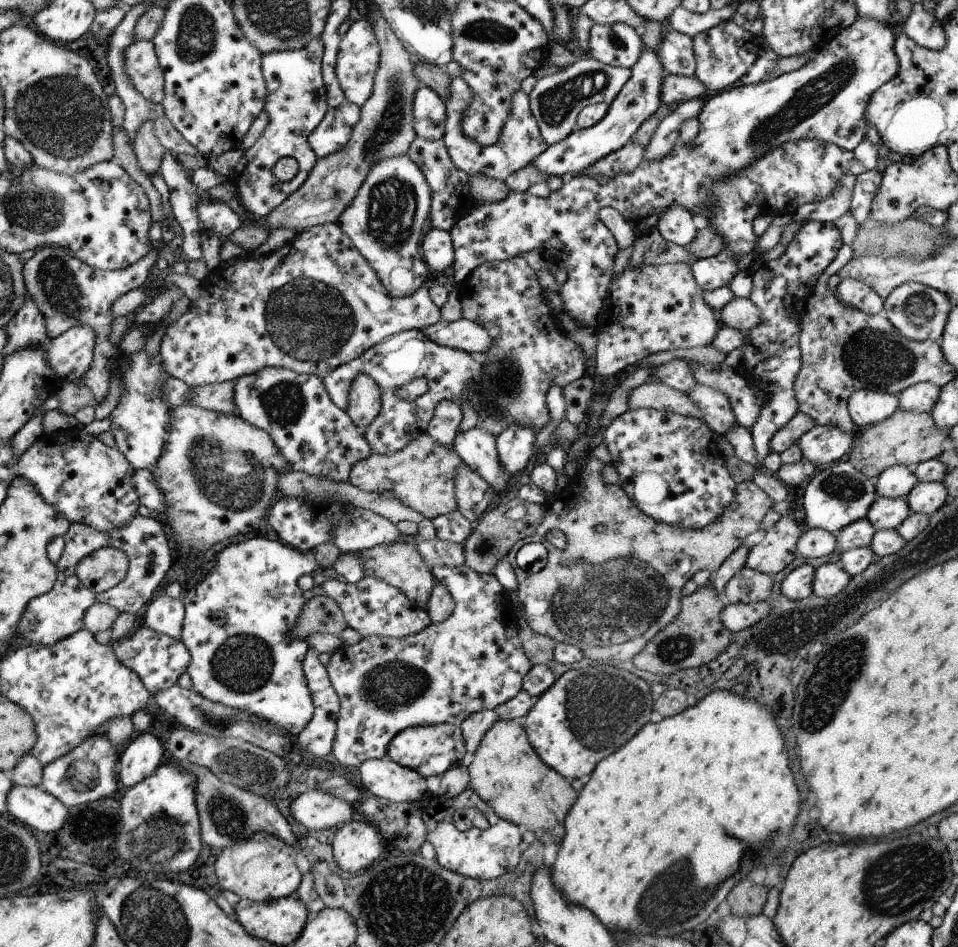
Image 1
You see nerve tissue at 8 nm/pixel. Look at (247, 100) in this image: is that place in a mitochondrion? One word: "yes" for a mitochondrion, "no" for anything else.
no

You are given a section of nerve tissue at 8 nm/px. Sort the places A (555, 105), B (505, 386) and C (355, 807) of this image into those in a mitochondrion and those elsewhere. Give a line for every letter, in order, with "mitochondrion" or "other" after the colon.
A: mitochondrion
B: mitochondrion
C: other

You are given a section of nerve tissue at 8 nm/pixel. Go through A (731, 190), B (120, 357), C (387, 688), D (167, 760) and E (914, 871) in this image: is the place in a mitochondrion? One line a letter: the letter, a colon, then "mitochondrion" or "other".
A: mitochondrion
B: other
C: mitochondrion
D: other
E: mitochondrion

